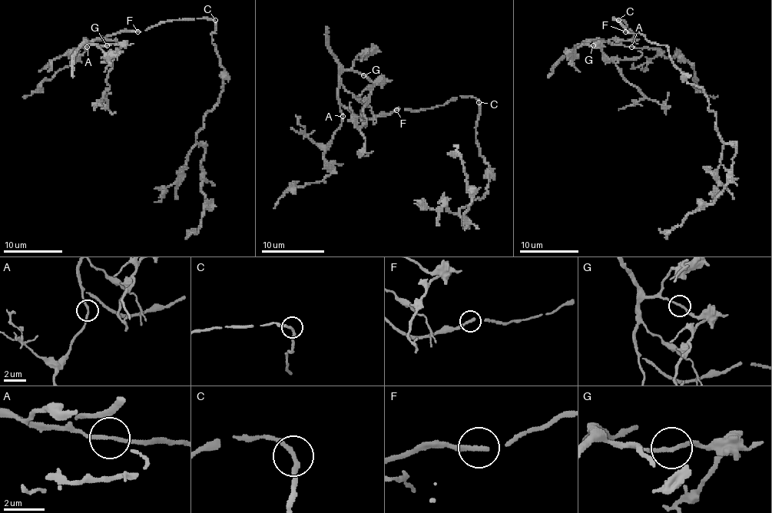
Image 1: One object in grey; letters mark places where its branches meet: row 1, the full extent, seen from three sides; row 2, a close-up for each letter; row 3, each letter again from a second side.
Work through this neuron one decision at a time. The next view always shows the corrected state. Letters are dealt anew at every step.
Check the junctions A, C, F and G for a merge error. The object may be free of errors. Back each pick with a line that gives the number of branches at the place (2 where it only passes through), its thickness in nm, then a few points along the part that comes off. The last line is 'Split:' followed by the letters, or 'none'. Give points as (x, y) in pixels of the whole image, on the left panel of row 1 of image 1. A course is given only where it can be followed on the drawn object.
Split: none

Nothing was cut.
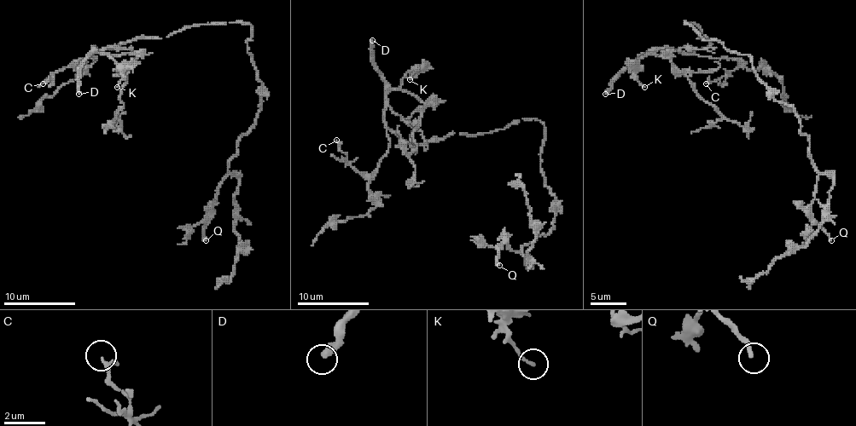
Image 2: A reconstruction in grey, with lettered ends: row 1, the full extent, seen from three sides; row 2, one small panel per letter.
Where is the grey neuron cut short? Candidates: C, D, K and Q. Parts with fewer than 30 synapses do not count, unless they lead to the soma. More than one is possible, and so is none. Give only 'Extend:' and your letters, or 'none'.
Extend: D

